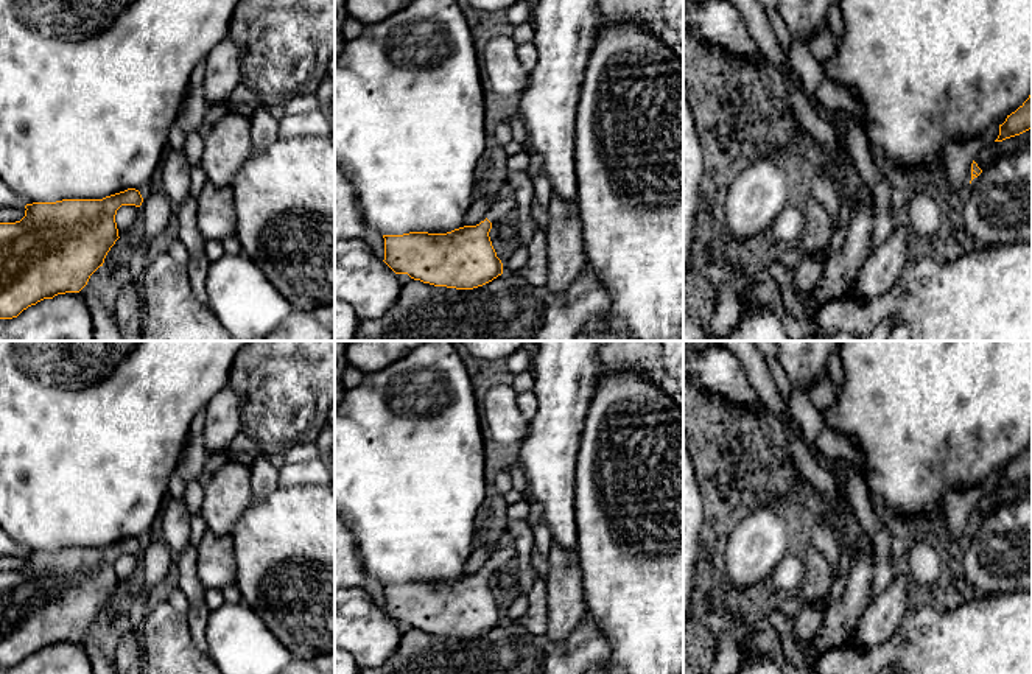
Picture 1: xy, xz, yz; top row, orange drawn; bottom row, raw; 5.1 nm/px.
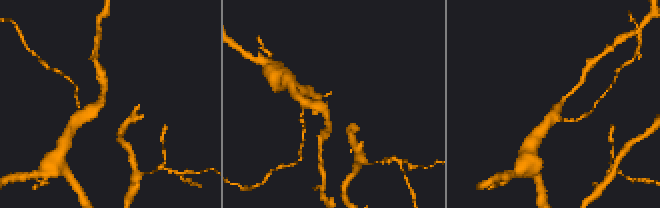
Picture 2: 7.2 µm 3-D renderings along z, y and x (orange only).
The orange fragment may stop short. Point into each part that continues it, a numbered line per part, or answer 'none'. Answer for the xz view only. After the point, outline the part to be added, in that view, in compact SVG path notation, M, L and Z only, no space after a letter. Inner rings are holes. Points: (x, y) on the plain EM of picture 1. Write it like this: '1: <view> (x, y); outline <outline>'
1: xz (503, 558); outline M515 546L498 548L495 553L490 554L487 560L487 568L492 574L511 568L517 556Z

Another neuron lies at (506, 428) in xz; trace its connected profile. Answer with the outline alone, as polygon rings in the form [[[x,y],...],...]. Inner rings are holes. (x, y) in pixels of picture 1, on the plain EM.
[[[497,384],[479,405],[487,441],[500,451],[515,451],[528,436],[529,420],[520,412],[517,395],[512,384]]]

